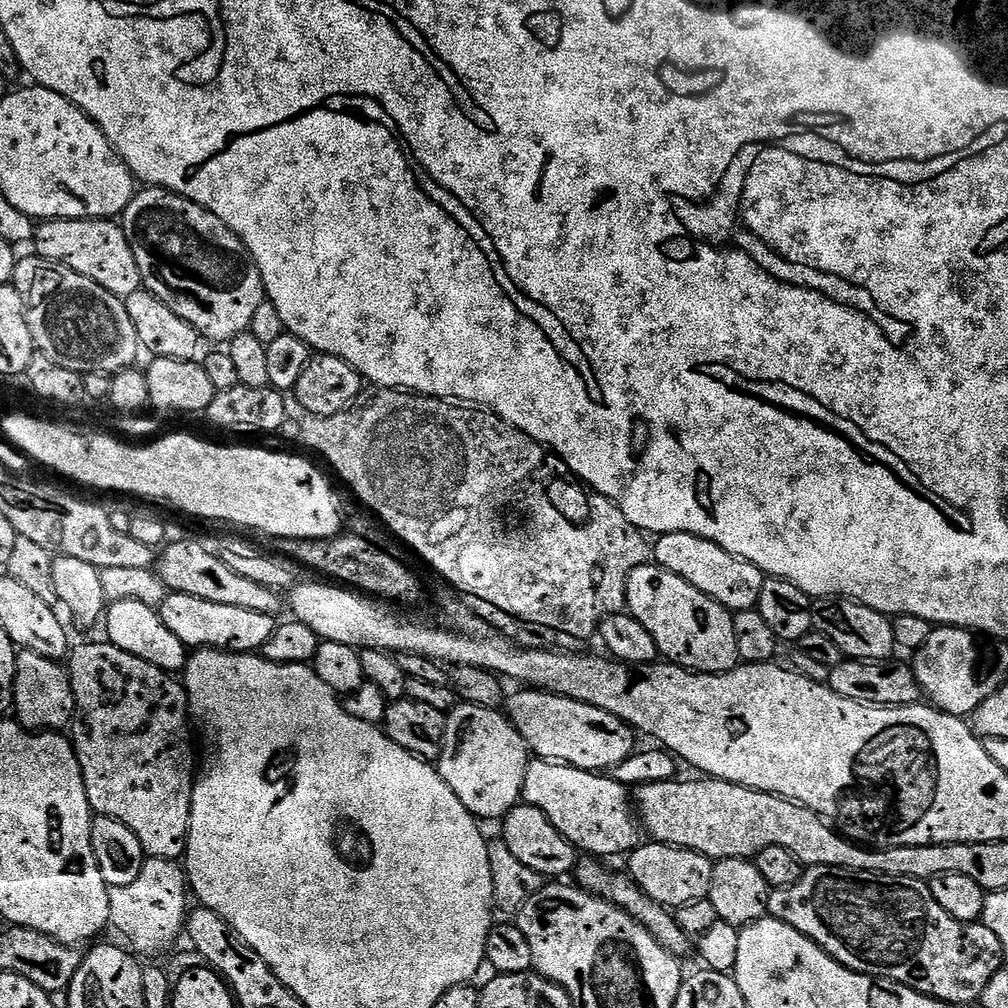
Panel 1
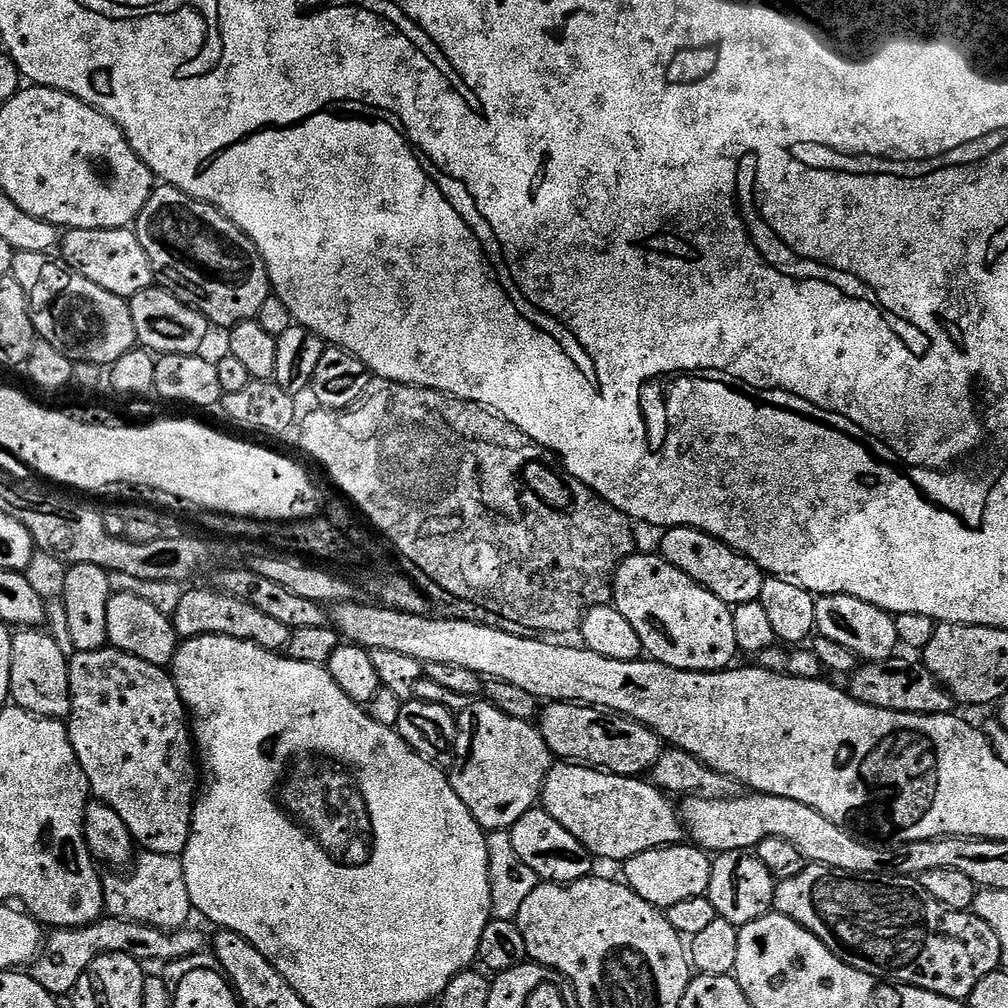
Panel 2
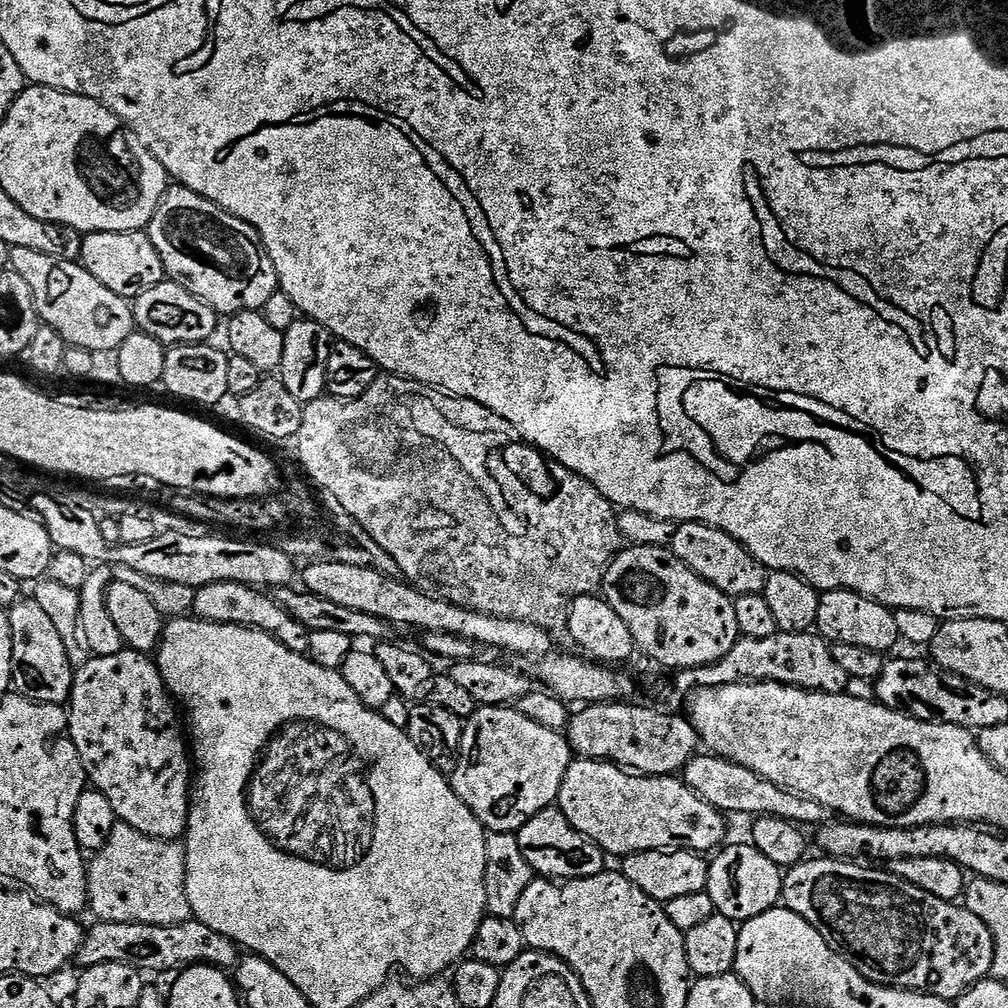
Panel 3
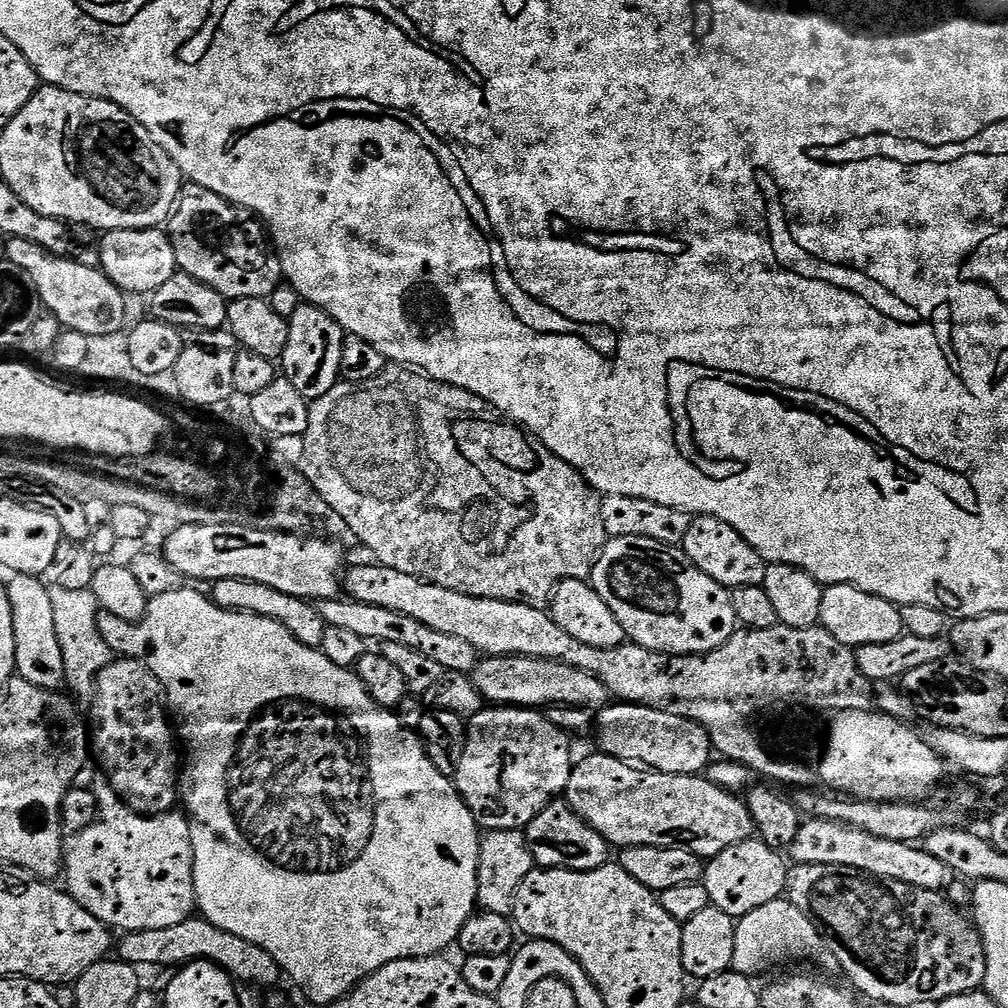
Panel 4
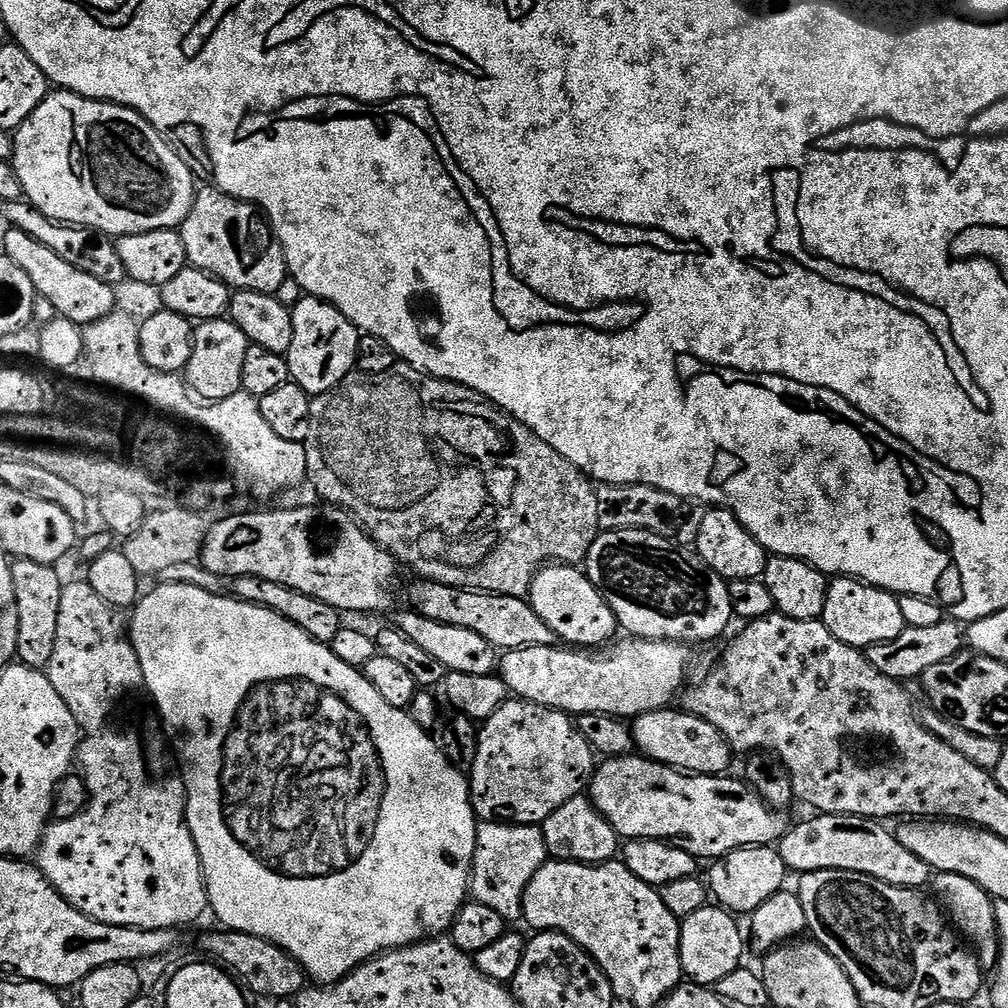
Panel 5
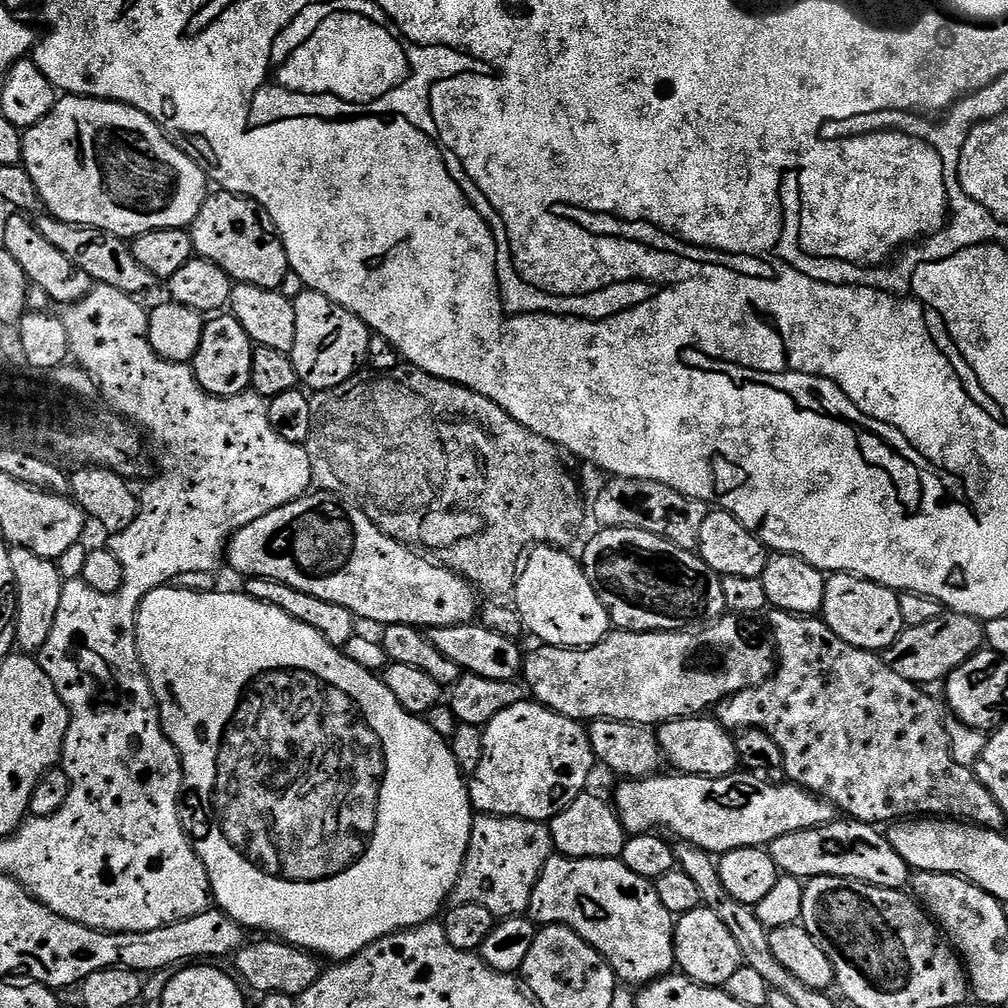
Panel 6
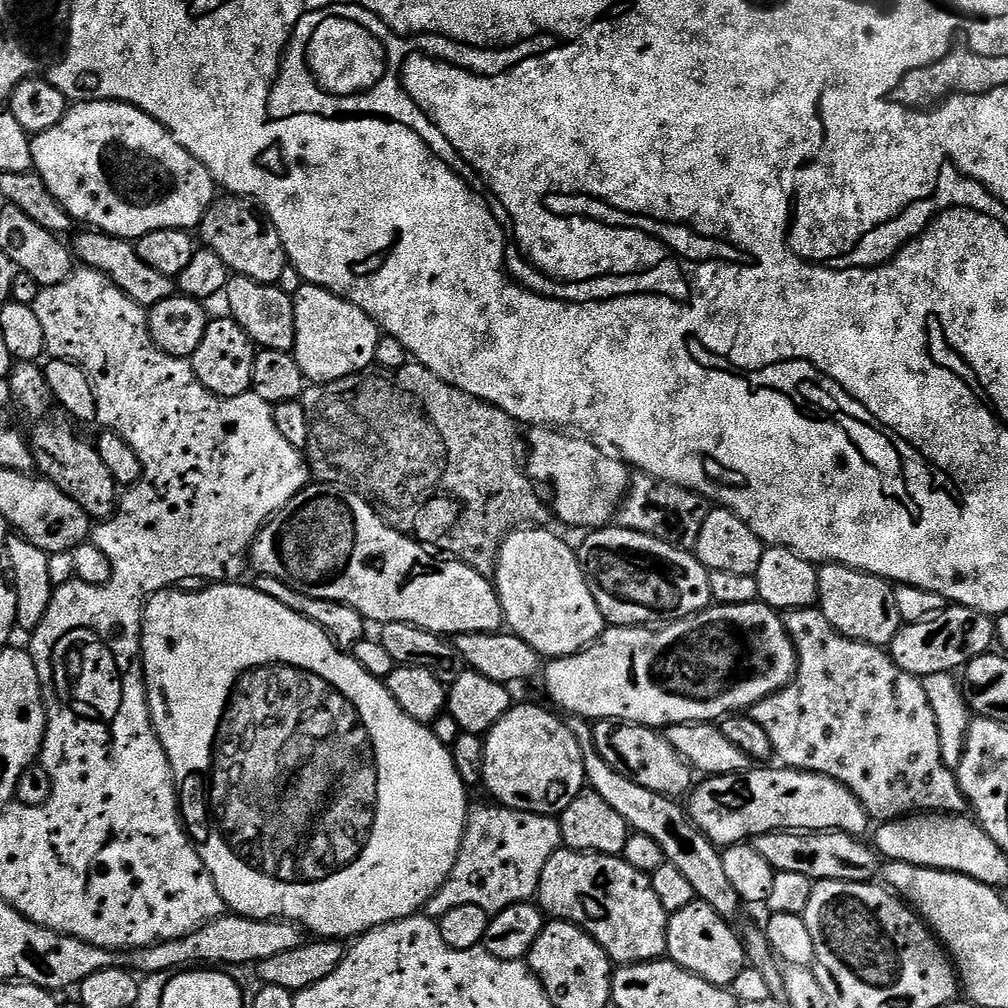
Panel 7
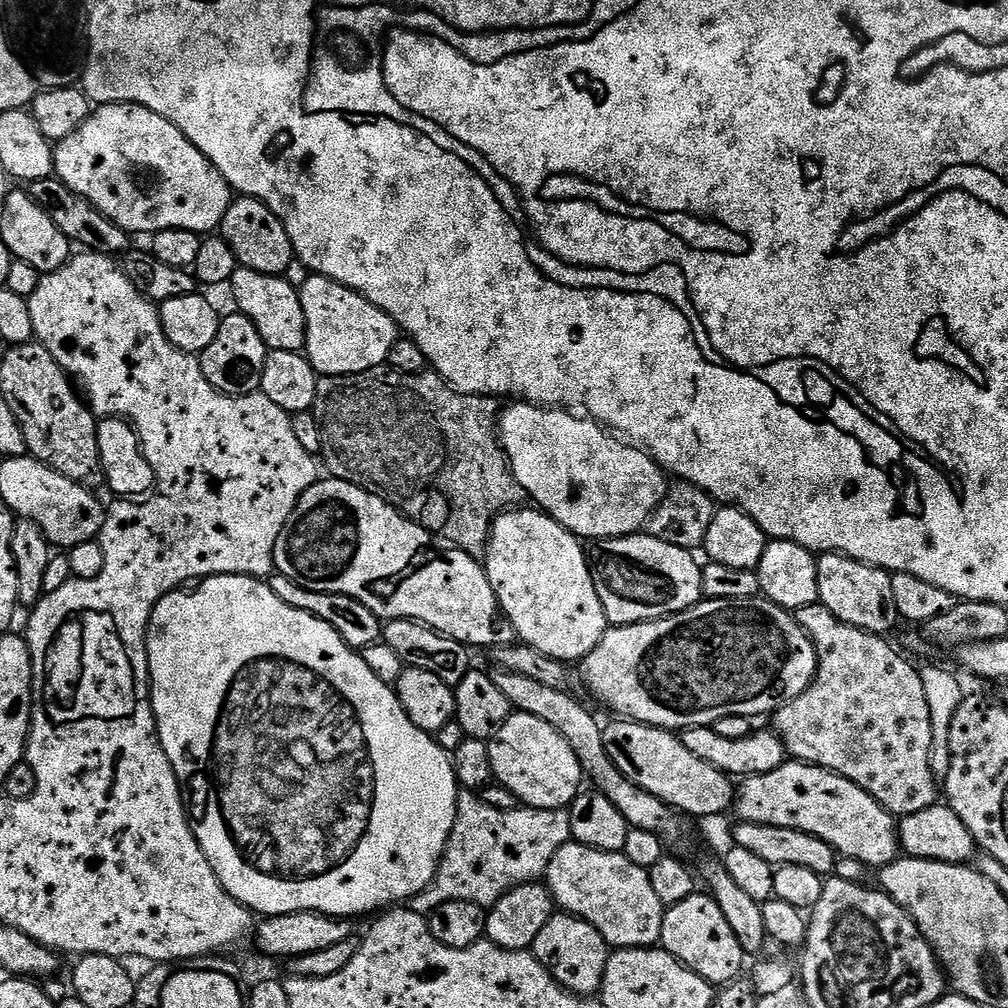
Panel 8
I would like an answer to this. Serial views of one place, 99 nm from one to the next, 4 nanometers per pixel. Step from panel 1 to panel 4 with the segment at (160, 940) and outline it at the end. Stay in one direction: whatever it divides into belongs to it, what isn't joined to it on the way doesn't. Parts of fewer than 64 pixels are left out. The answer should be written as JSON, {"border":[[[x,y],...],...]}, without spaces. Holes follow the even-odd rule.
{"border":[[[111,786],[97,787],[95,794],[97,805],[99,805],[96,821],[90,826],[86,826],[86,830],[69,835],[66,840],[62,880],[68,883],[66,885],[68,895],[74,897],[87,912],[94,914],[94,918],[102,921],[108,929],[117,930],[116,928],[121,928],[119,931],[124,934],[141,932],[142,930],[166,930],[166,926],[178,926],[178,922],[186,922],[197,911],[196,891],[192,877],[194,874],[194,850],[192,849],[187,815],[183,811],[173,810],[163,812],[160,816],[143,816],[142,813],[135,812],[134,809],[123,803],[120,795]]]}

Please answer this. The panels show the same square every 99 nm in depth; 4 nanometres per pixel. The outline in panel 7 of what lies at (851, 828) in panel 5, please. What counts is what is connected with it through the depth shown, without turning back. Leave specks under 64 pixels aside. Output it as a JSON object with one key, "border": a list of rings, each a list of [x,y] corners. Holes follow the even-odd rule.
{"border":[[[791,830],[787,832],[767,832],[753,836],[752,848],[770,862],[777,872],[806,874],[814,882],[817,880],[858,880],[868,882],[877,875],[882,860],[875,847],[861,837],[851,836],[845,832],[813,832],[801,834]],[[868,843],[868,844],[864,844]],[[877,867],[877,868],[876,868]]]}

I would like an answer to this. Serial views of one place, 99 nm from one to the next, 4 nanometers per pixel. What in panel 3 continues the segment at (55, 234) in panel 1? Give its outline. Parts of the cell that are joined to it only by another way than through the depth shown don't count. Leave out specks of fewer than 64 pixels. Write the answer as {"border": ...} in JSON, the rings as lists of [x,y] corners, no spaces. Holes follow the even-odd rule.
{"border":[[[147,231],[138,232],[90,232],[84,236],[79,263],[106,290],[114,290],[114,294],[125,298],[142,295],[150,286],[158,286],[165,280],[162,258],[158,258],[158,250],[154,250],[154,242],[150,242]]]}

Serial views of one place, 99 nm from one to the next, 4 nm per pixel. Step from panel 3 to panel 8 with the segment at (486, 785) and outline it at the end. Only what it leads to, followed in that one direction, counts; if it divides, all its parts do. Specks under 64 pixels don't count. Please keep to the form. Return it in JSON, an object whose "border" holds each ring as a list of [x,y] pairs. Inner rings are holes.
{"border":[[[513,711],[508,721],[487,741],[487,745],[495,783],[500,783],[516,799],[513,801],[519,802],[523,807],[542,810],[567,809],[577,792],[581,791],[583,784],[580,783],[585,783],[584,767],[578,762],[570,742],[566,742],[566,738],[562,738],[562,734],[558,734],[558,730],[550,726],[550,722],[534,718],[534,714]]]}

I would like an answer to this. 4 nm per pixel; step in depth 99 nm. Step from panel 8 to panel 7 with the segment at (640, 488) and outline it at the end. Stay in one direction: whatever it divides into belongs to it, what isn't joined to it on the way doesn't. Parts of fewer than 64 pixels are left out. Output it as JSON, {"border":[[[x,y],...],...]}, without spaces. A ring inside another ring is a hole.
{"border":[[[536,426],[529,432],[532,433],[526,436],[526,471],[537,485],[545,484],[552,491],[550,508],[554,516],[564,524],[573,524],[583,530],[611,525],[621,502],[628,495],[629,465],[580,434],[567,436],[564,433],[567,431],[552,426]]]}

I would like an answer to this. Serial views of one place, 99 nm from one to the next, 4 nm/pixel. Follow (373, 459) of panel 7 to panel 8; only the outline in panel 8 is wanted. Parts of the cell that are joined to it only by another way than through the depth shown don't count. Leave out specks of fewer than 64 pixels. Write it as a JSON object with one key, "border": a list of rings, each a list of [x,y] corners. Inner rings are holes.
{"border":[[[371,368],[362,374],[349,376],[320,376],[316,382],[316,421],[320,424],[322,434],[322,457],[328,467],[329,477],[345,480],[351,484],[359,484],[366,491],[382,496],[393,508],[403,512],[409,520],[421,524],[428,532],[437,537],[445,536],[449,545],[458,547],[464,552],[480,554],[485,551],[488,538],[492,530],[492,522],[501,512],[519,505],[525,499],[526,493],[519,482],[512,476],[512,469],[508,466],[508,457],[500,447],[498,439],[498,407],[497,401],[490,396],[467,396],[464,392],[457,392],[451,388],[442,377],[431,370],[414,374],[395,372],[393,368]]]}

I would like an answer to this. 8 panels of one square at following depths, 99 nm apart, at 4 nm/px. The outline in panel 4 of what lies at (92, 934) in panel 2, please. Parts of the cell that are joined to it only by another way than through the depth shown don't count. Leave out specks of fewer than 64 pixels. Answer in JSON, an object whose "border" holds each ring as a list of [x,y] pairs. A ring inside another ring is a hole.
{"border":[[[189,918],[186,922],[178,922],[178,926],[166,926],[166,930],[142,930],[121,935],[118,940],[118,956],[125,964],[139,966],[141,969],[175,969],[197,960],[207,960],[228,973],[233,981],[241,985],[257,984],[260,988],[272,988],[282,980],[278,962],[274,962],[274,958],[270,958],[262,946],[254,946],[254,942],[246,942],[246,938],[238,938],[238,934],[230,934],[203,918]]]}

